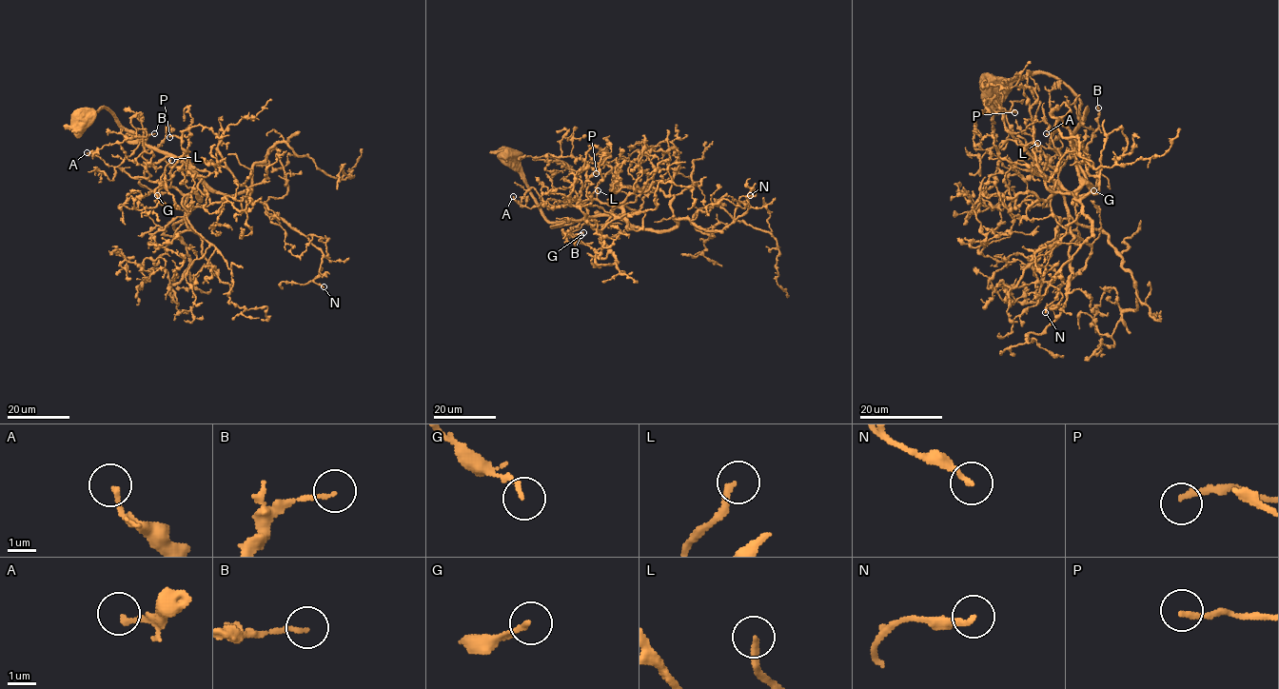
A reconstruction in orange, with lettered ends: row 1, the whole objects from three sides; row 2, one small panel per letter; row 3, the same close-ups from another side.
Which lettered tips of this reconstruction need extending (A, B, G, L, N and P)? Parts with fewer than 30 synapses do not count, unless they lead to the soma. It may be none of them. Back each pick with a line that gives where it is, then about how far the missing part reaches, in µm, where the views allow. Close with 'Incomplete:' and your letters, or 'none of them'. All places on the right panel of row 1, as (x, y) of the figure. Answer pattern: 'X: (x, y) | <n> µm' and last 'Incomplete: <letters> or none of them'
L: (1037, 143) | 45 µm
N: (1045, 312) | 9 µm
P: (1014, 112) | 10 µm
Incomplete: L, N, P

